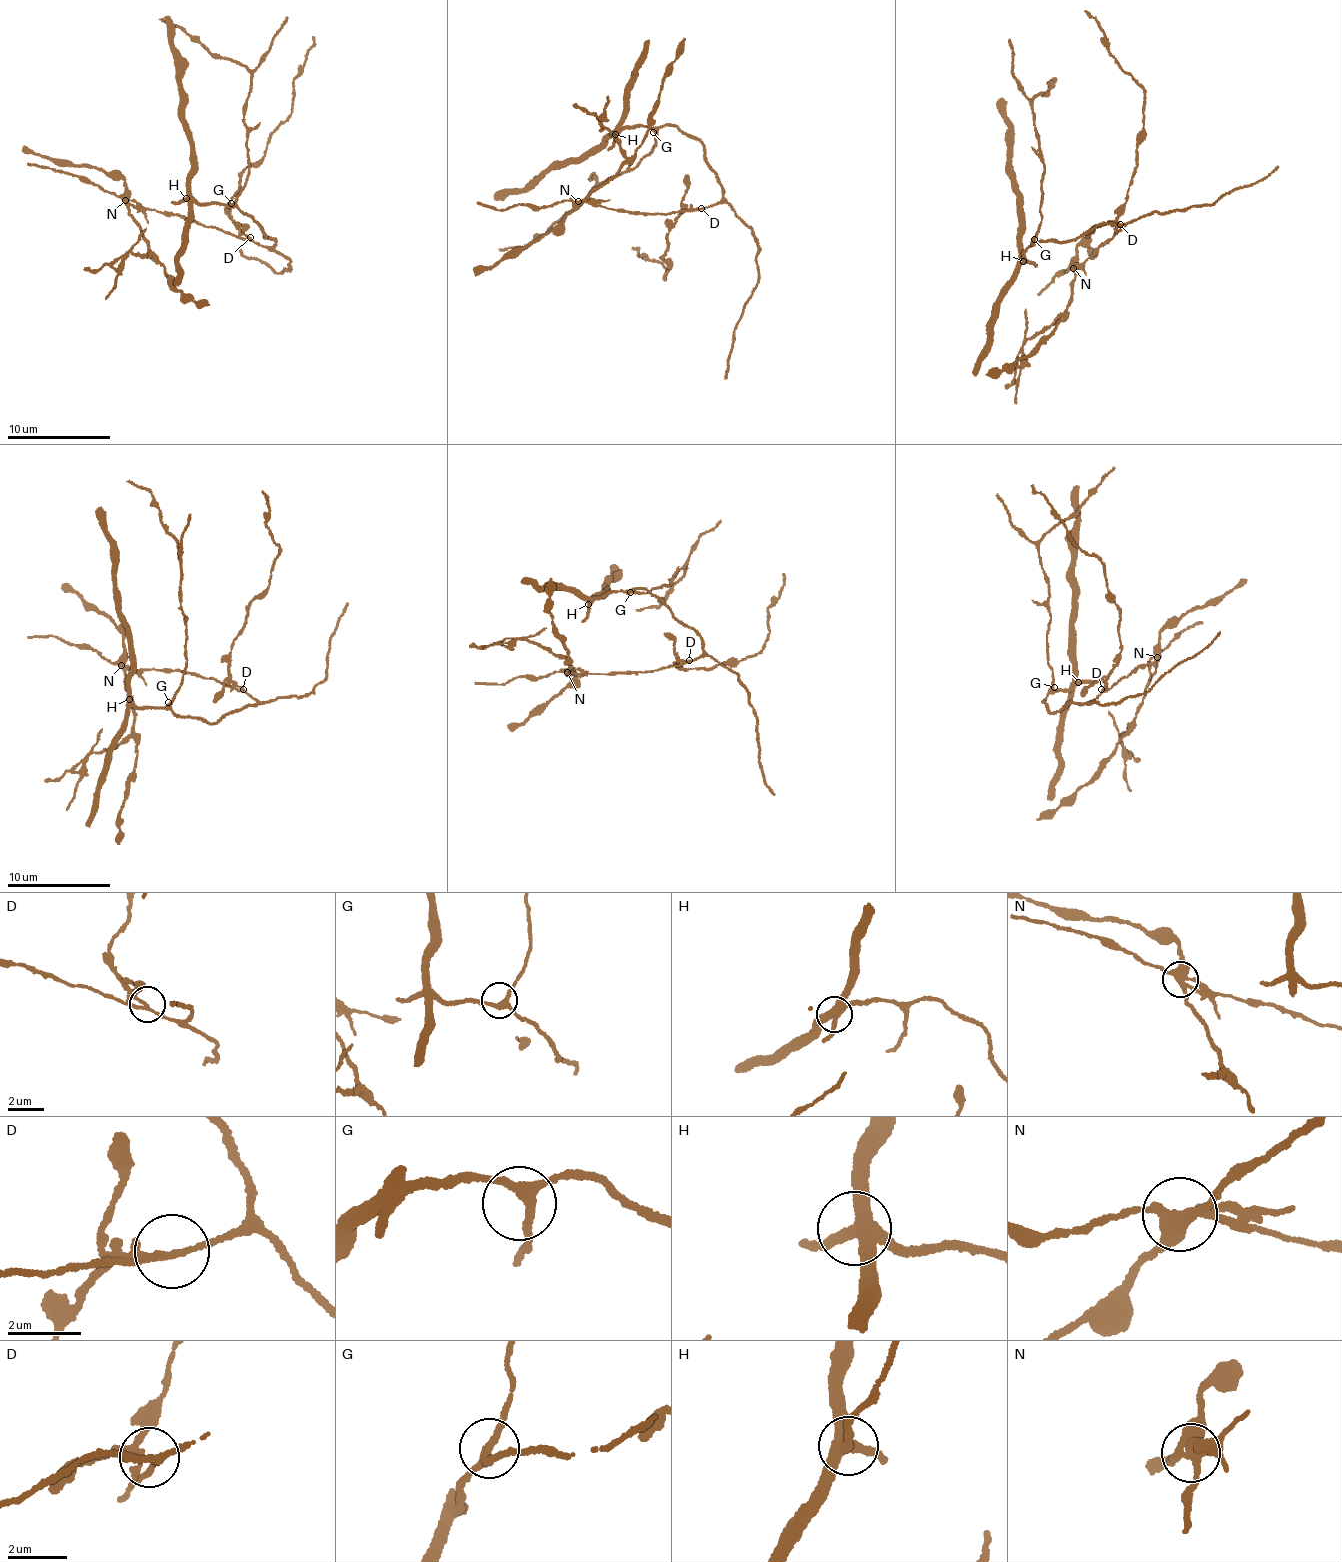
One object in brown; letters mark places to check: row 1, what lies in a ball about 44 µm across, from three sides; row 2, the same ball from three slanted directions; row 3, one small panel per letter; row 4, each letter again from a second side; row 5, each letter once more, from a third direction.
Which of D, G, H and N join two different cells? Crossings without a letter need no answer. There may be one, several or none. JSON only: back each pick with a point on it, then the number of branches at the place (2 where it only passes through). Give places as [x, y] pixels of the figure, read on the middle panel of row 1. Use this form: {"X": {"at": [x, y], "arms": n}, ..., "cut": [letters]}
{"D": {"at": [701, 208], "arms": 3}, "N": {"at": [578, 201], "arms": 4}, "cut": ["D", "N"]}

